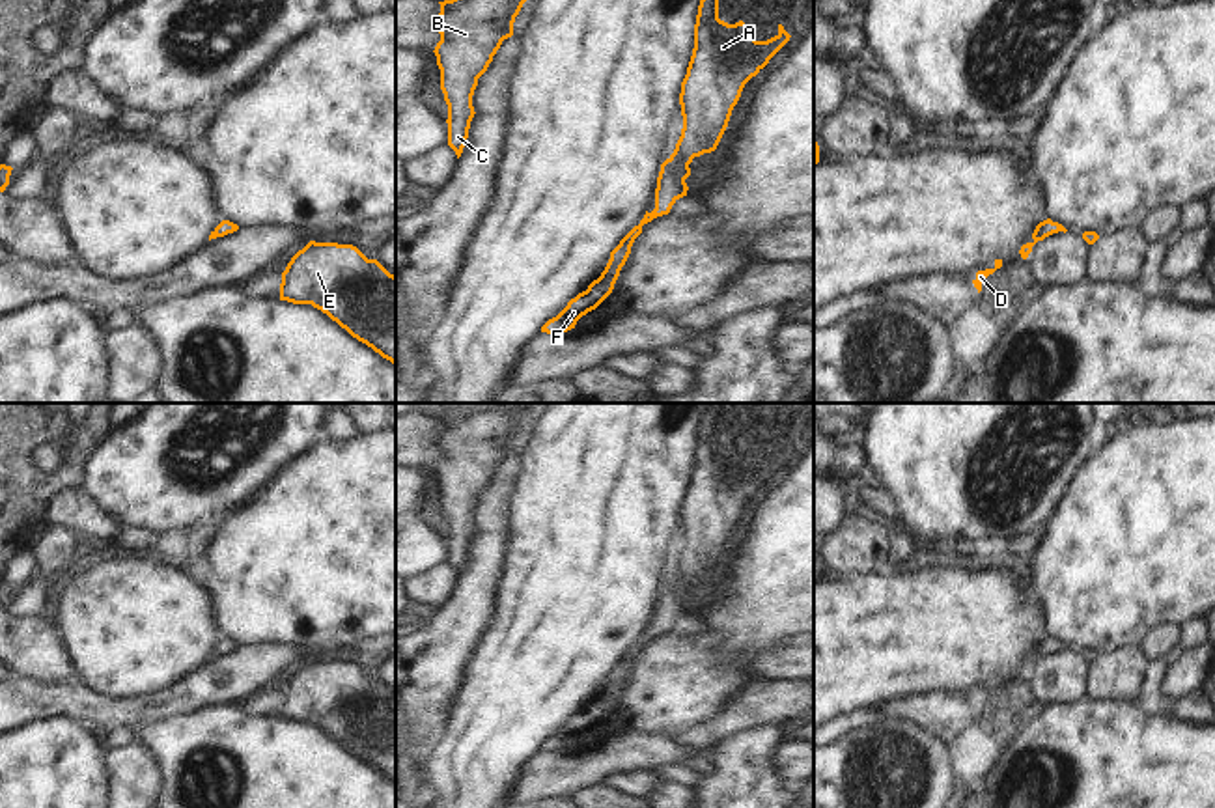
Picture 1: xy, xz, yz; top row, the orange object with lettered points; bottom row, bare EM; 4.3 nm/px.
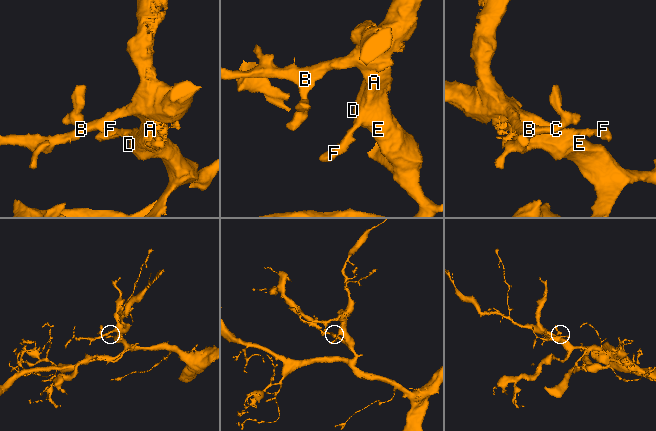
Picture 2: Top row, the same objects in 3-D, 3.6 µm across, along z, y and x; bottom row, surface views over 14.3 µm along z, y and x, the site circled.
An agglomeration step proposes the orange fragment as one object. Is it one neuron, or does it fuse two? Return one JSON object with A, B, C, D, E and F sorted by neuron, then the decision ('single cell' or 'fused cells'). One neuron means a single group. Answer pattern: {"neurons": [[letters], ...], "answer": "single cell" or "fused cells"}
{"neurons": [["A", "B", "C", "D", "E", "F"]], "answer": "single cell"}

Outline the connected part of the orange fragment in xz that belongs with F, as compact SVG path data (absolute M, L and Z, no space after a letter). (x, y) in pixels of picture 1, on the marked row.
M700 0L694 49L679 93L683 129L674 153L661 164L655 209L646 211L640 224L610 252L601 276L571 299L556 317L549 319L541 332L564 334L575 328L582 315L595 310L612 293L642 226L668 215L672 205L687 196L689 164L694 157L717 149L745 84L769 63L789 37L778 24L775 37L756 41L743 21L728 24L719 19L719 0Z

